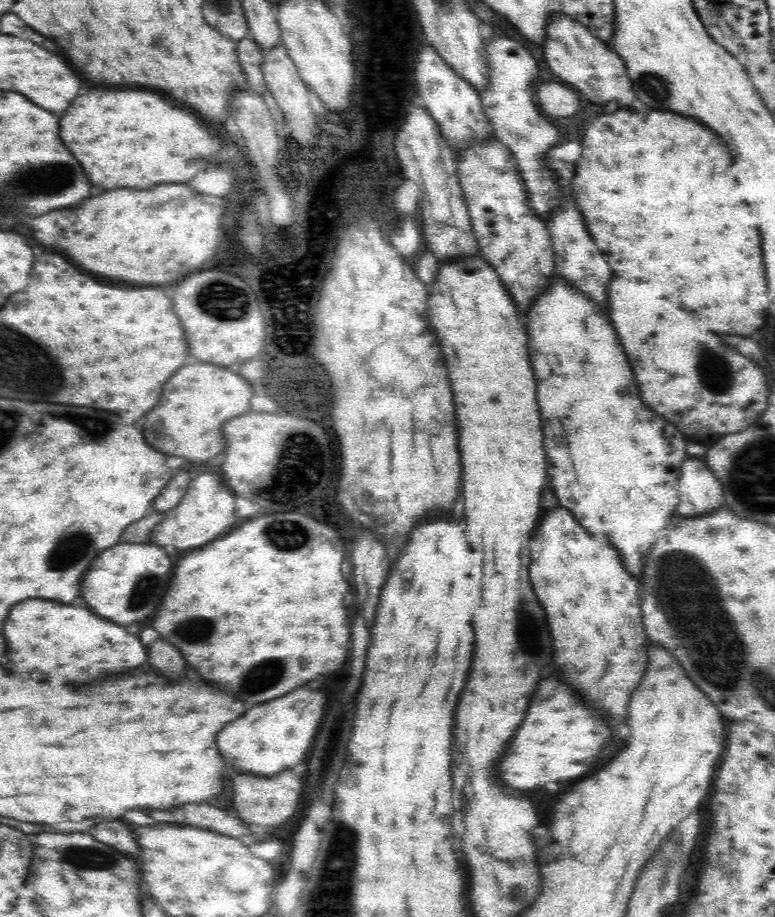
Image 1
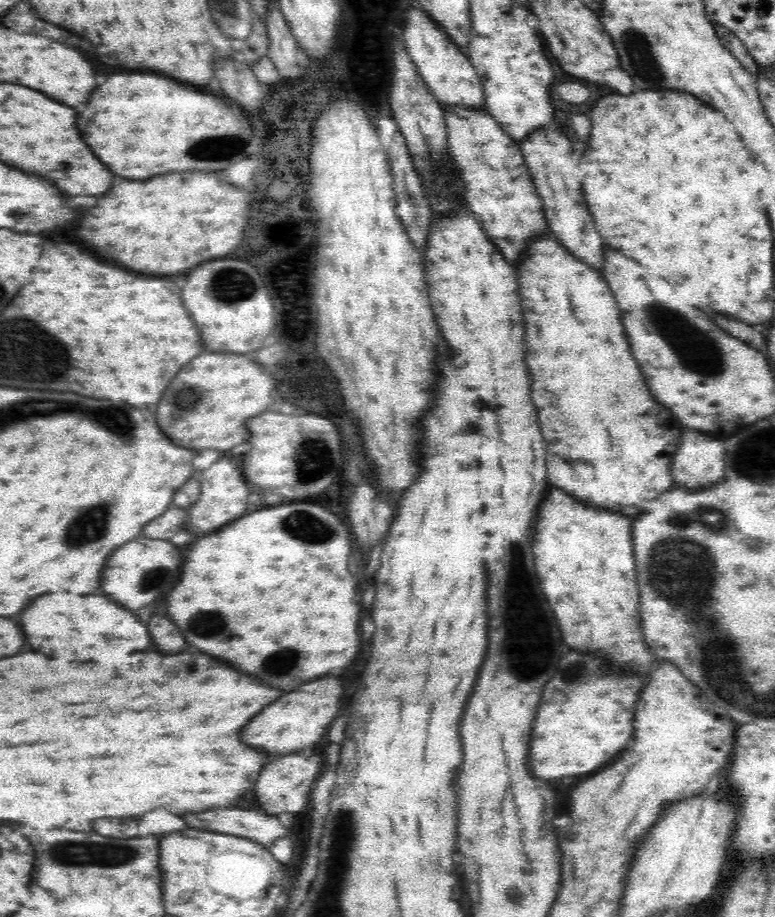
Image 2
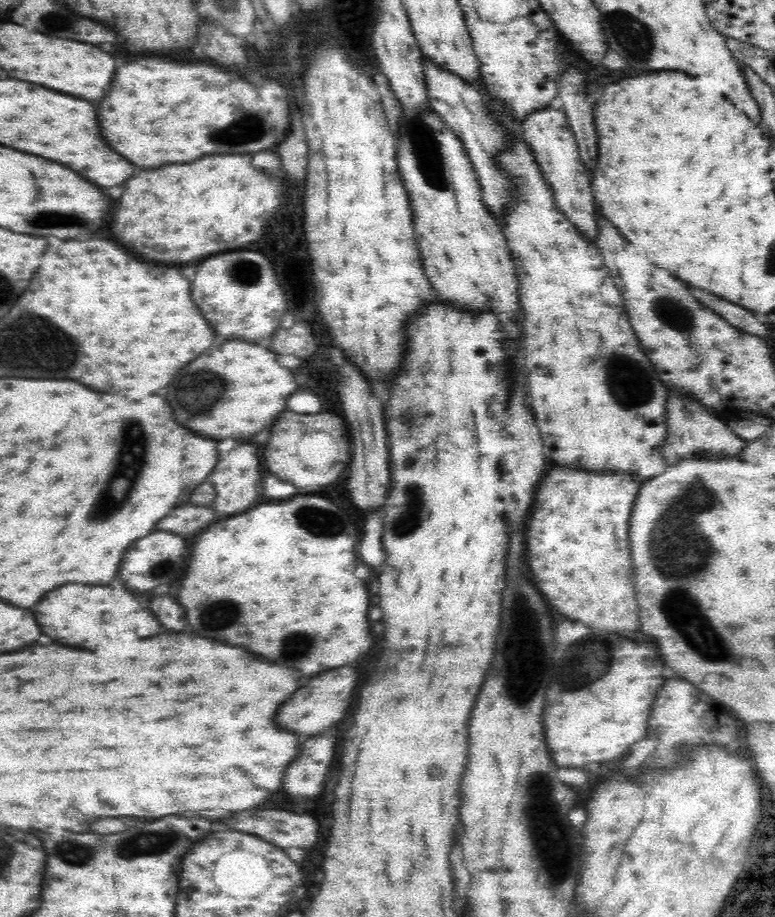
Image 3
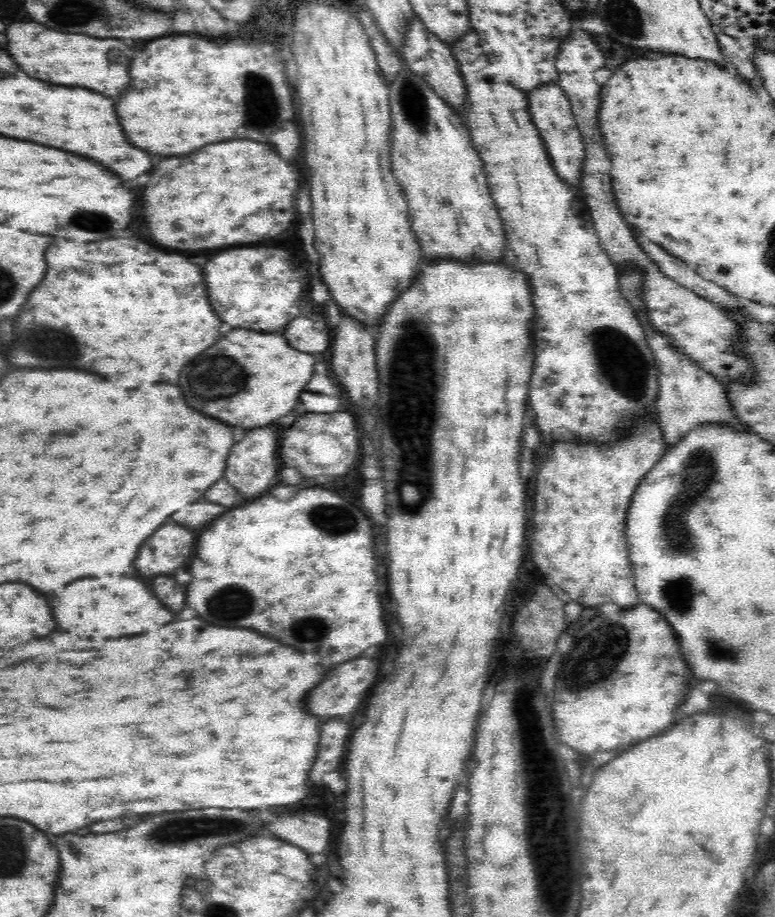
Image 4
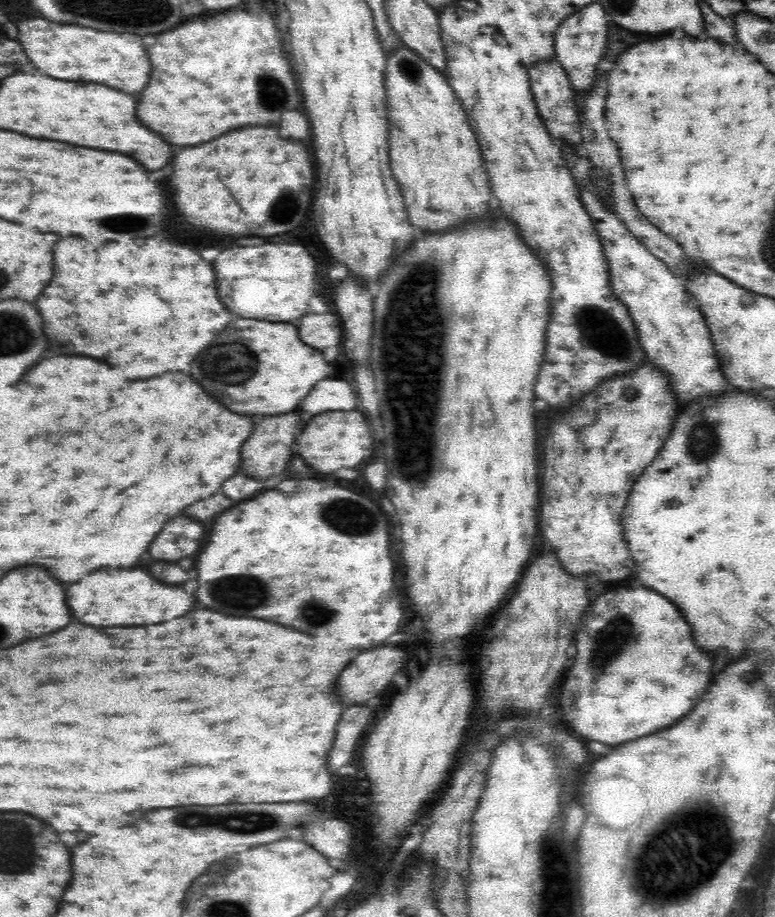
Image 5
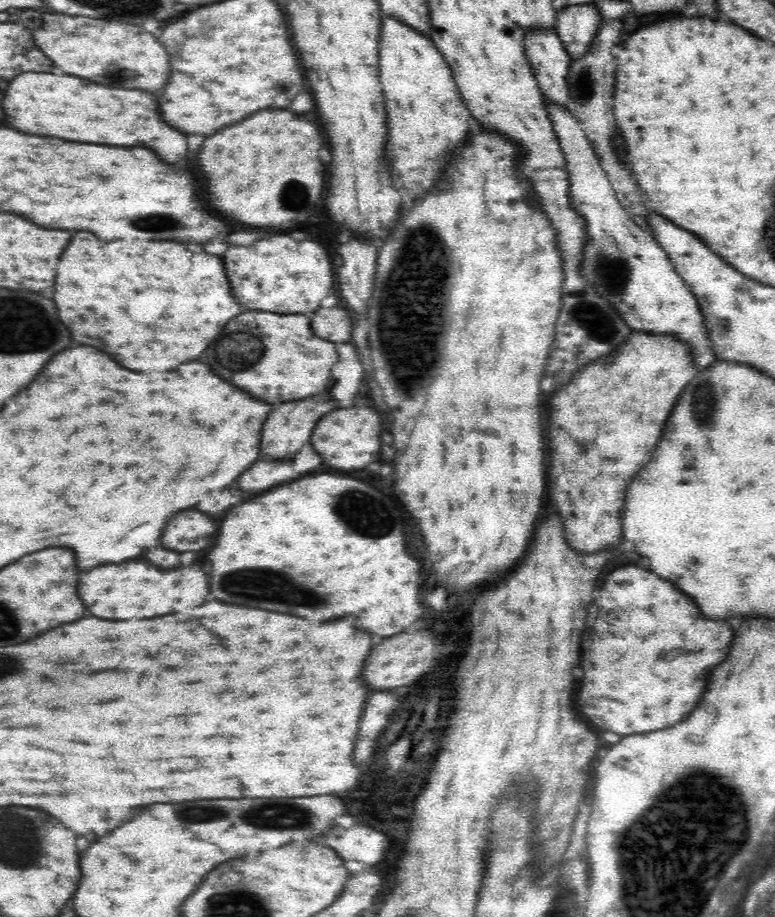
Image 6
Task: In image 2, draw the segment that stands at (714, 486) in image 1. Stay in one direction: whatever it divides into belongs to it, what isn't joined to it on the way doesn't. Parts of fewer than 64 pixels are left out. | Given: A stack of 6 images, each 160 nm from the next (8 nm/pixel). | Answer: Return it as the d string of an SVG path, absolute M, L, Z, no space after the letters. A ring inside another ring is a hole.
M683 428L677 451L674 453L671 462L674 485L682 485L686 489L700 490L721 481L721 478L724 478L727 472L725 470L725 456L726 443L722 439L714 439L704 431Z

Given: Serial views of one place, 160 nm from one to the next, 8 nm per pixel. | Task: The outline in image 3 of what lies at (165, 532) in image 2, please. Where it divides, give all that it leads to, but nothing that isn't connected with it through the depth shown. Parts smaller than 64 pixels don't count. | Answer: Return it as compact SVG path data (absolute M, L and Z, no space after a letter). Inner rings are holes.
M185 502L182 507L176 507L170 511L160 522L158 530L171 534L180 534L180 537L188 534L196 534L202 528L208 528L216 520L216 511L212 507L192 505Z

